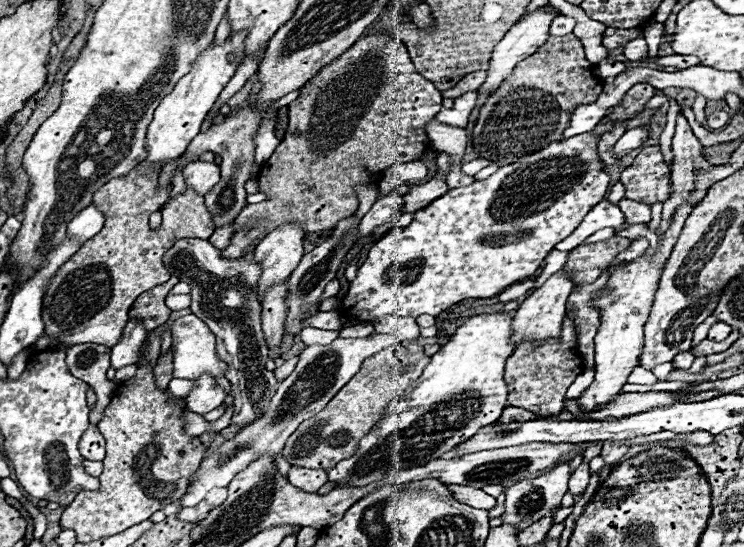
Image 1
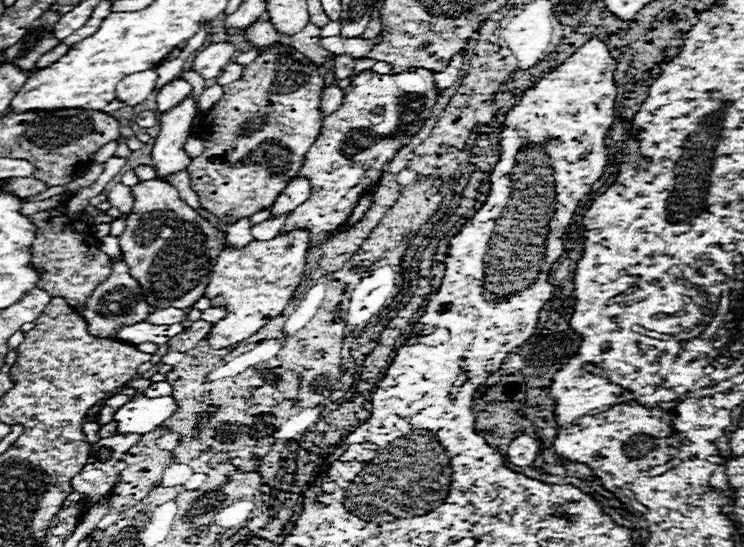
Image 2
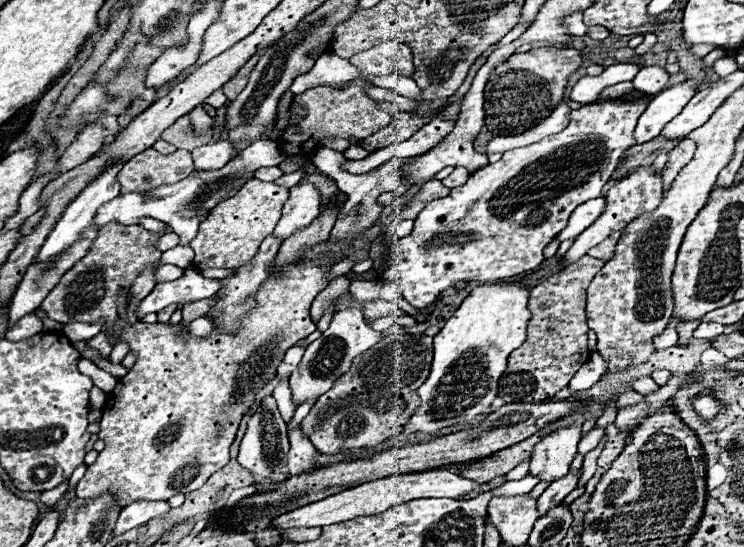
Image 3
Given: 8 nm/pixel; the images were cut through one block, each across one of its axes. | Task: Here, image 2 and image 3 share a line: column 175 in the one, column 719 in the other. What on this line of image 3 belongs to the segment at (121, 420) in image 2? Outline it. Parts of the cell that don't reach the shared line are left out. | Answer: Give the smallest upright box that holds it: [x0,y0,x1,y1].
[692,396,724,422]

